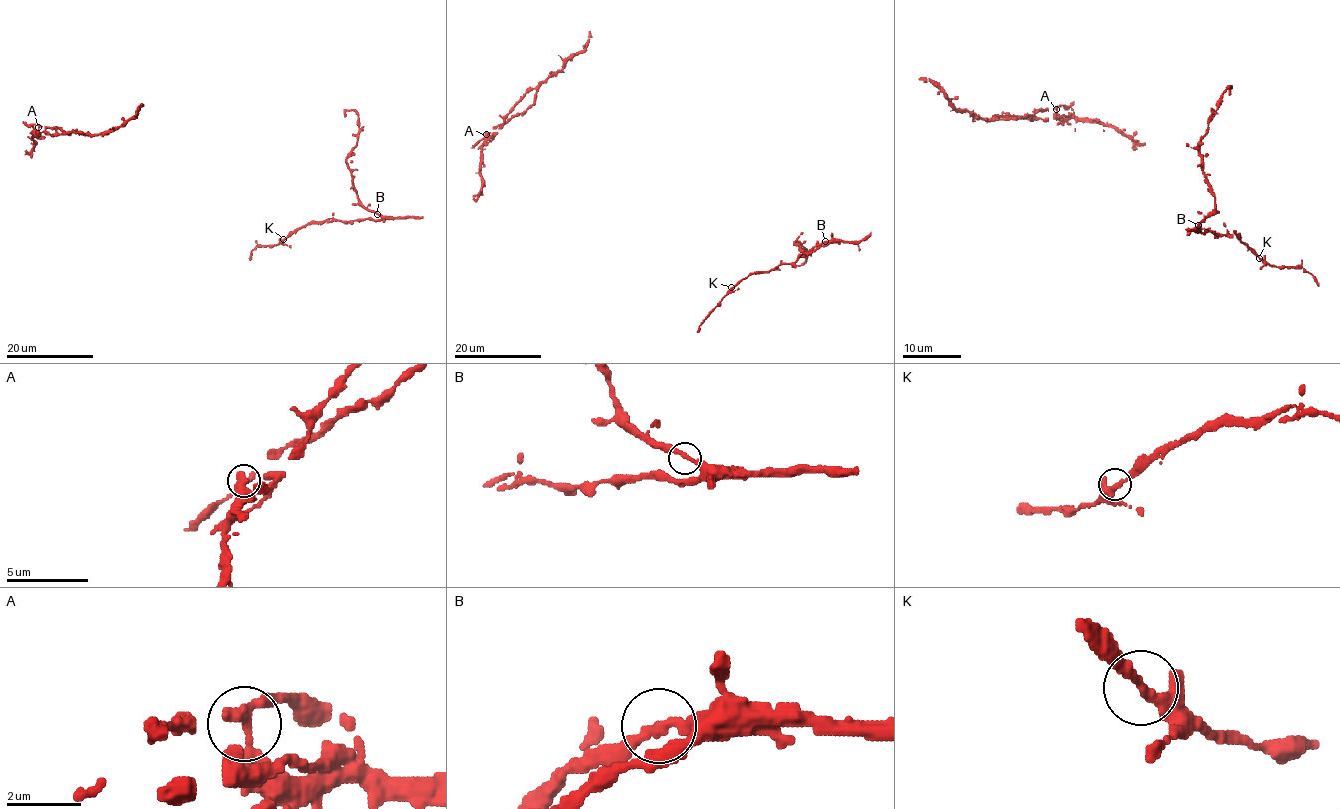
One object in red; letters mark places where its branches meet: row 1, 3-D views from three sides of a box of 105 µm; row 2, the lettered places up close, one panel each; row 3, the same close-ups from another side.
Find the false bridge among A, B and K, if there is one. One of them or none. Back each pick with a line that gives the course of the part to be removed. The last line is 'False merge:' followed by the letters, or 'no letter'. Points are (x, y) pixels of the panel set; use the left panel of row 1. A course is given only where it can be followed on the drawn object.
A: course (38, 127), (37, 133), (33, 136), (34, 146), (25, 154)
False merge: A

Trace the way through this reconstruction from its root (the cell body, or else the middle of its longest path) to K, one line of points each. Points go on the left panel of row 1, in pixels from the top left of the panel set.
K: (375, 219), (308, 224), (283, 239)

